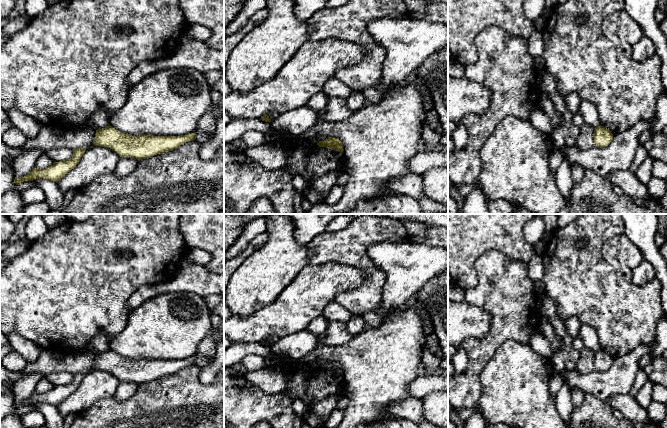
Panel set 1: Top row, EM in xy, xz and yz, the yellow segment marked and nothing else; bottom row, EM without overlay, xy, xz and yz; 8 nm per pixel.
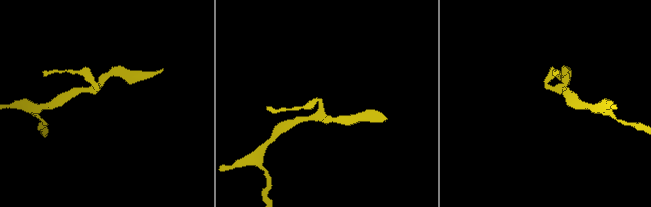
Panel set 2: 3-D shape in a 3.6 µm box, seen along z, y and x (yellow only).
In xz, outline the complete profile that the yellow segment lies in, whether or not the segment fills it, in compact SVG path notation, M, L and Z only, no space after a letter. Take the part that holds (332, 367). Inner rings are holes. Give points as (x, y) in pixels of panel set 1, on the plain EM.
M329 361L324 365L319 365L317 369L319 371L329 372L331 374L339 375L341 377L343 377L344 375L342 366L335 361Z

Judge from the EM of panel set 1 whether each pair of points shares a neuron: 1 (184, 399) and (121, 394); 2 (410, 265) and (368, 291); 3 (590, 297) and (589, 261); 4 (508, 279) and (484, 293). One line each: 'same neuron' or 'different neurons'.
1: different neurons
2: different neurons
3: same neuron
4: same neuron

